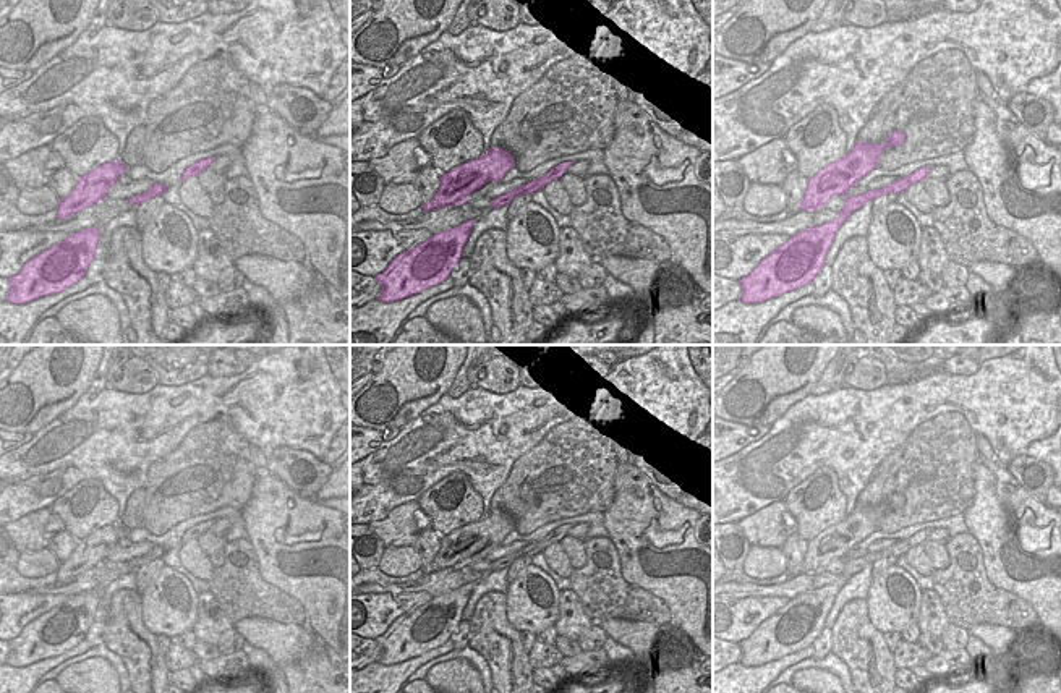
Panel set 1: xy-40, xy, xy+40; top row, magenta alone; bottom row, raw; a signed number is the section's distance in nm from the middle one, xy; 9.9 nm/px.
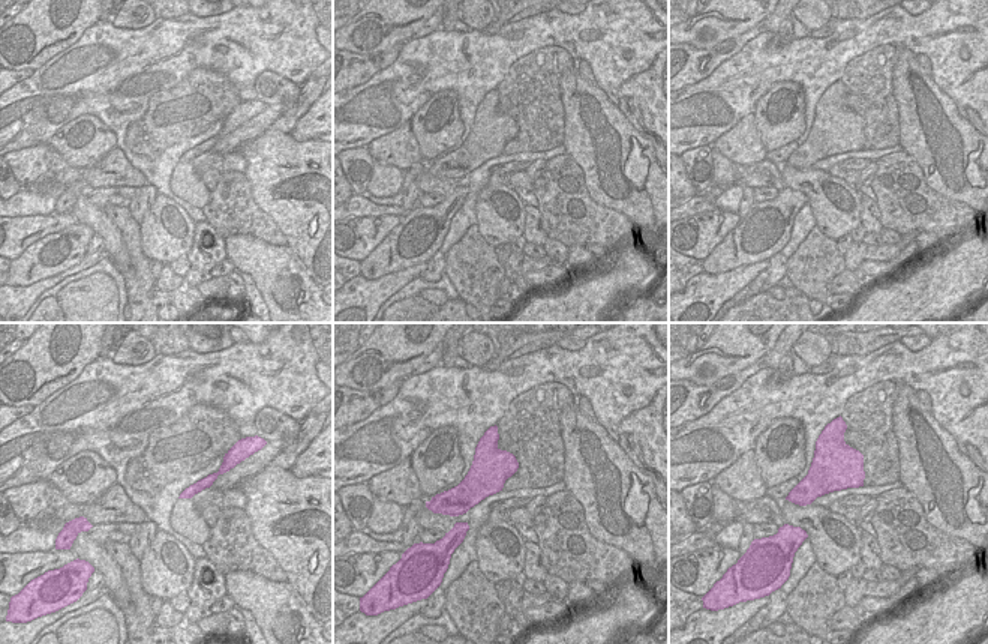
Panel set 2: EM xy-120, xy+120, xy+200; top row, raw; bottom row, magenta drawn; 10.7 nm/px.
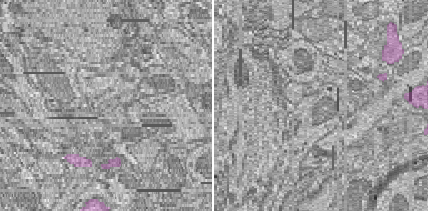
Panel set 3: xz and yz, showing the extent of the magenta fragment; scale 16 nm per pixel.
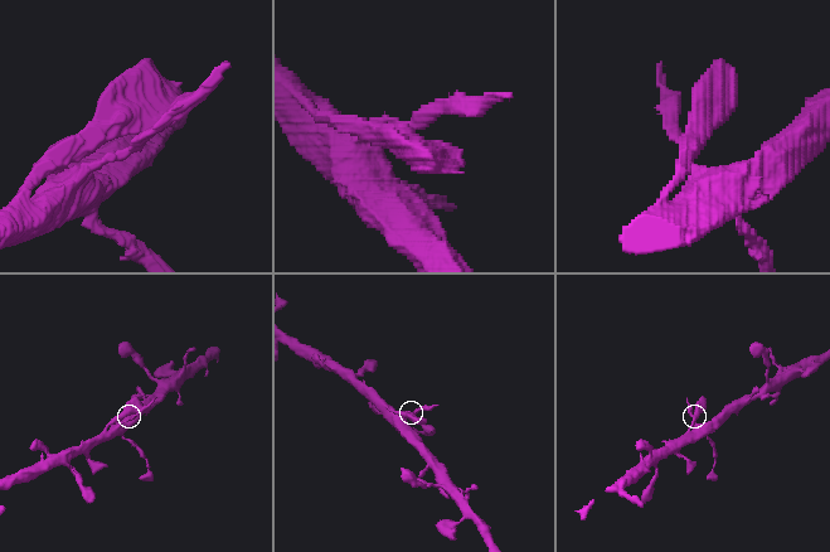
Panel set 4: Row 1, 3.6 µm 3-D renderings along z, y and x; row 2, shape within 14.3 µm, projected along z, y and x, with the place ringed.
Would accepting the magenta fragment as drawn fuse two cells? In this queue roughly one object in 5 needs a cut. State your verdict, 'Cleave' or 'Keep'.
Cleave.

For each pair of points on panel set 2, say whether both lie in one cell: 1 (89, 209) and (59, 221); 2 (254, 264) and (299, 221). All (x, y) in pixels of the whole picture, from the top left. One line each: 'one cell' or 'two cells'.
1: two cells
2: two cells

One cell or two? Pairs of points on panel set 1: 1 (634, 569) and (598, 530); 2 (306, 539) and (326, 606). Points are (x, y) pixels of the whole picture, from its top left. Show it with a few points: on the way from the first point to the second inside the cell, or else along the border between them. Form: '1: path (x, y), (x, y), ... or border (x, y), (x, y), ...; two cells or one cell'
1: border (603, 514), (603, 527), (609, 536); two cells
2: path (297, 557), (289, 573), (308, 588); one cell

